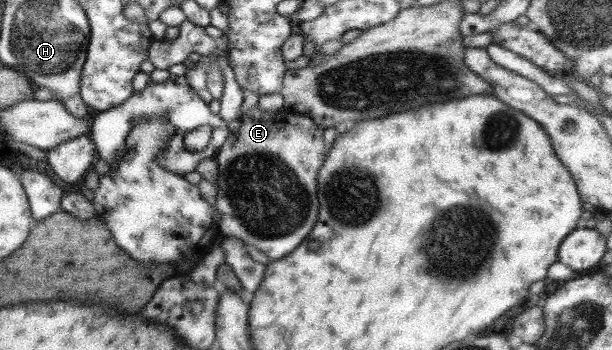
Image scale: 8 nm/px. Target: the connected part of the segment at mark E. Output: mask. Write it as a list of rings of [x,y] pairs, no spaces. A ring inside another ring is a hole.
[[[255,104],[242,116],[214,158],[219,170],[214,206],[219,220],[215,225],[224,238],[238,238],[243,244],[260,250],[270,261],[287,256],[304,241],[317,220],[315,180],[327,155],[321,136],[323,131],[308,116],[290,110],[263,112]]]

